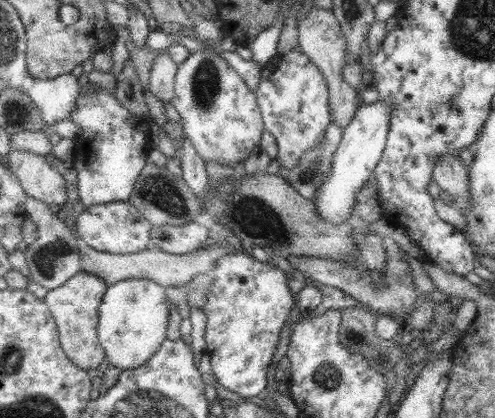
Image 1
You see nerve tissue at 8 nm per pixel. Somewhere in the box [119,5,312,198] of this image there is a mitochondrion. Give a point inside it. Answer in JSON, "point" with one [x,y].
{"point":[205,86]}

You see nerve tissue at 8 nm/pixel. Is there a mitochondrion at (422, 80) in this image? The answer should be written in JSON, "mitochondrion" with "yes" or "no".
{"mitochondrion":"no"}

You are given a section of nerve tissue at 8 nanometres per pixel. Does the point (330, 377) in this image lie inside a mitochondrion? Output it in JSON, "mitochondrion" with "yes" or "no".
{"mitochondrion":"yes"}

